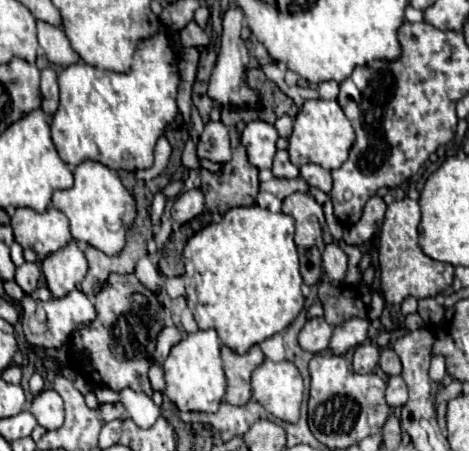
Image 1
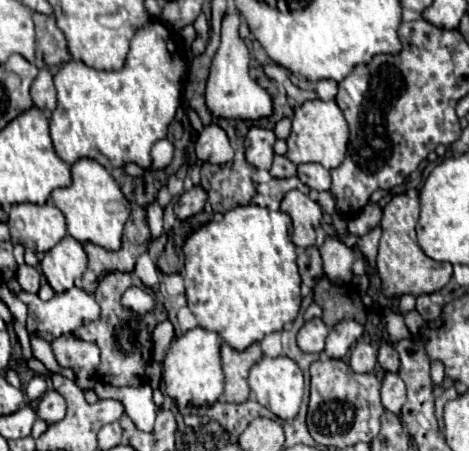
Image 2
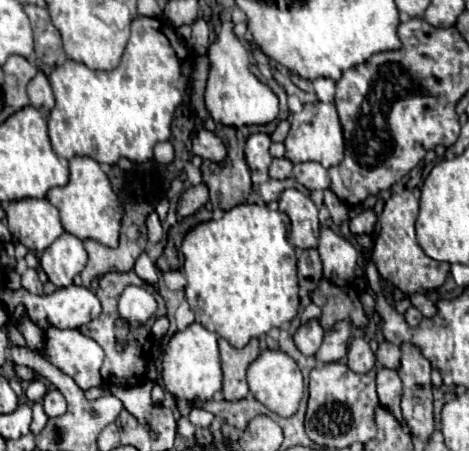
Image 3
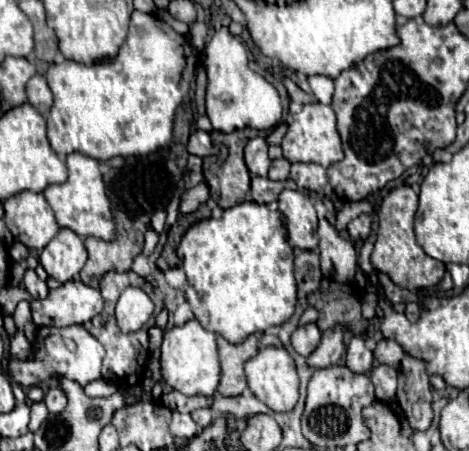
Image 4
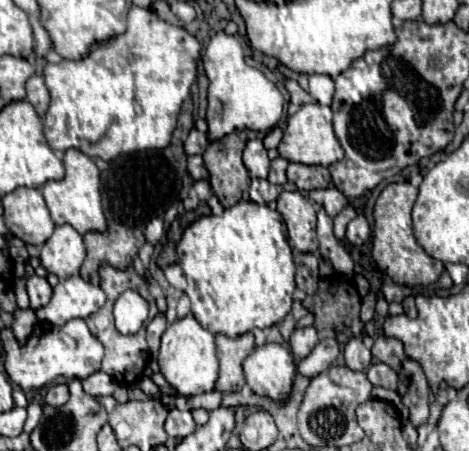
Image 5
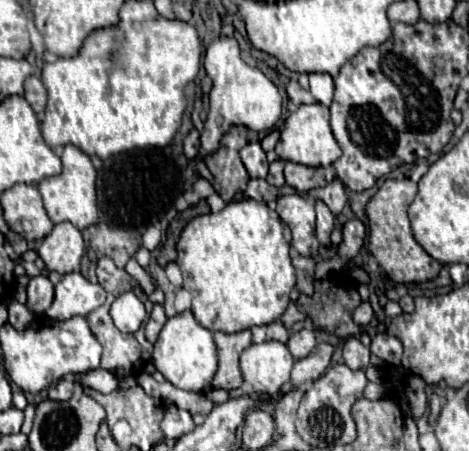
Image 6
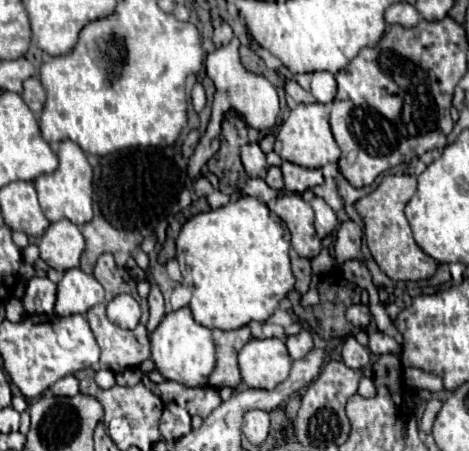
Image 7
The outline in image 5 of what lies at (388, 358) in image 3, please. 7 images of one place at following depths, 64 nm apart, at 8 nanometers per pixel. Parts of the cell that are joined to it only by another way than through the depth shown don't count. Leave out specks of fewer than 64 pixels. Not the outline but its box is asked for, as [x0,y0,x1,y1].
[372,336,406,372]

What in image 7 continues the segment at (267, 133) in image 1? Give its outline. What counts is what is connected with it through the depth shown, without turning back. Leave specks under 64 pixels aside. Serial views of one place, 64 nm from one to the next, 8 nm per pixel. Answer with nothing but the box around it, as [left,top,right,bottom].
[242,144,268,178]

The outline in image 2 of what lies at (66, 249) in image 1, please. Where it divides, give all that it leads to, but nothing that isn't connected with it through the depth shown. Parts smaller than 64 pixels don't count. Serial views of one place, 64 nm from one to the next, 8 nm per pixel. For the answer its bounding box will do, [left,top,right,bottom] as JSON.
[40,236,86,292]

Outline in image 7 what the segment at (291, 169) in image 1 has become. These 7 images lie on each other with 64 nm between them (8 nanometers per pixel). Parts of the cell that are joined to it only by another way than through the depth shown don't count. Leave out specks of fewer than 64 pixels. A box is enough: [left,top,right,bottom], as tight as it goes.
[266,166,284,190]

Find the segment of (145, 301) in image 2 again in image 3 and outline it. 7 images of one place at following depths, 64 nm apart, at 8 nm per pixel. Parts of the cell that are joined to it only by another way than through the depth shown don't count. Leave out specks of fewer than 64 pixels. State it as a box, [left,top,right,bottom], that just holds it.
[118,286,156,324]

